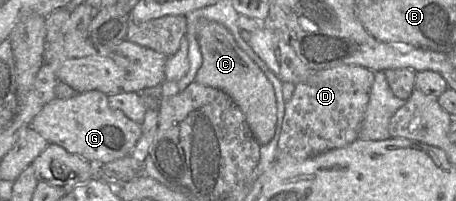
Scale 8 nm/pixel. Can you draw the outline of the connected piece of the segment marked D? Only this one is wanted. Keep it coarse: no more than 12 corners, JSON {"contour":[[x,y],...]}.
{"contour":[[344,65],[295,84],[275,160],[357,140],[372,70]]}

